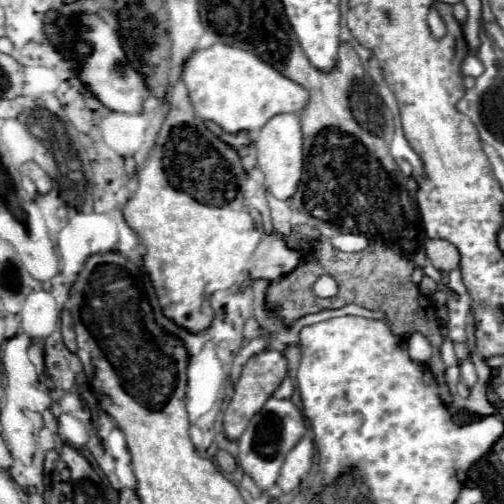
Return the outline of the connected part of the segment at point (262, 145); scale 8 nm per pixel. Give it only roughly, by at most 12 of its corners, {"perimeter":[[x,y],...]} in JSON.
{"perimeter":[[301,112],[275,114],[257,162],[275,198],[291,198],[303,174]]}

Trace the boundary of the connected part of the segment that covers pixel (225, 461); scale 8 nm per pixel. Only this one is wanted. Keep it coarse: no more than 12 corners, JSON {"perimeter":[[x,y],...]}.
{"perimeter":[[225,450],[217,452],[217,462],[223,472],[235,472],[235,458]]}

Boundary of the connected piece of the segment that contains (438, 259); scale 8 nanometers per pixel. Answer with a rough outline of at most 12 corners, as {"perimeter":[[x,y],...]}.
{"perimeter":[[425,240],[431,264],[451,272],[459,264],[457,248],[447,240]]}

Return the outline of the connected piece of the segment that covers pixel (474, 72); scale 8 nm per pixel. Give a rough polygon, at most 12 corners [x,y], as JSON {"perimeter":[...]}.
{"perimeter":[[469,54],[463,60],[465,76],[481,76],[483,64],[477,56]]}

